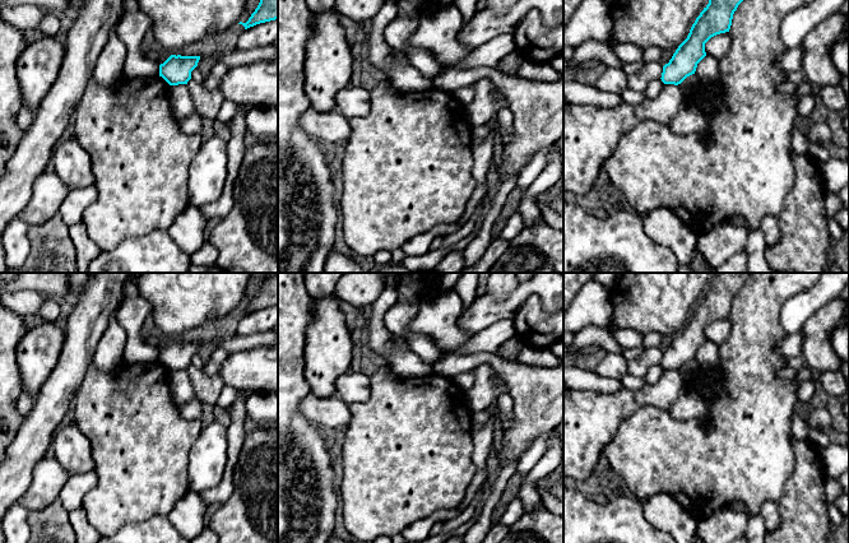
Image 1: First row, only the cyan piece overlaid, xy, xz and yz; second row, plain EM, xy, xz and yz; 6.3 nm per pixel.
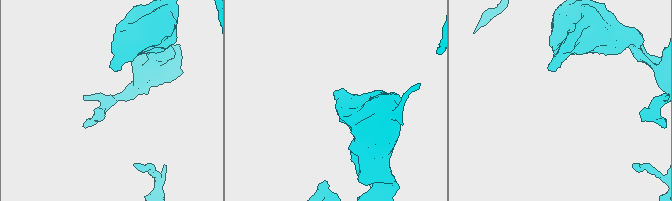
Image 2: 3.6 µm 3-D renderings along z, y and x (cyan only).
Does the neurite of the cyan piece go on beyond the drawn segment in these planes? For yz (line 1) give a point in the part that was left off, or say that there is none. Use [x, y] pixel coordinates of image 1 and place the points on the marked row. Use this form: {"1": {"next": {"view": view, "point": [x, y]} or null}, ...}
{"1": {"next": null}}

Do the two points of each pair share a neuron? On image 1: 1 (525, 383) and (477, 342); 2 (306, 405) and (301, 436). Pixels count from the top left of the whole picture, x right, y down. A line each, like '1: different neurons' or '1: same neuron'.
1: different neurons
2: different neurons

